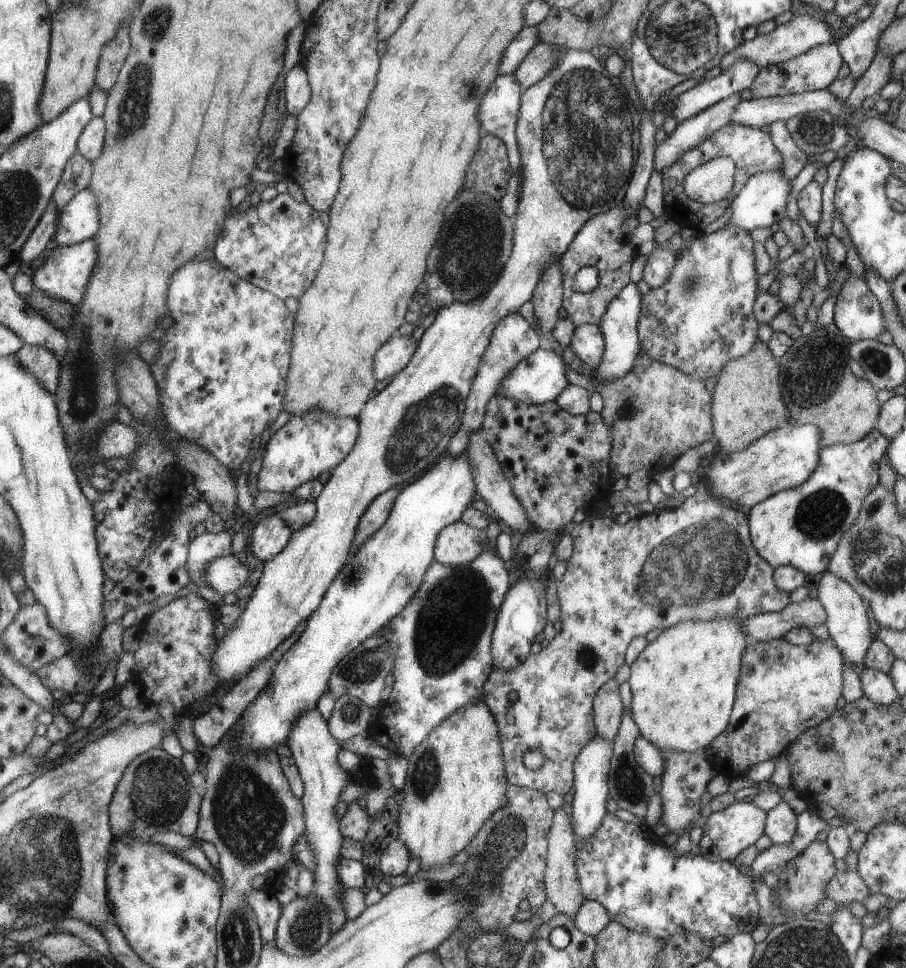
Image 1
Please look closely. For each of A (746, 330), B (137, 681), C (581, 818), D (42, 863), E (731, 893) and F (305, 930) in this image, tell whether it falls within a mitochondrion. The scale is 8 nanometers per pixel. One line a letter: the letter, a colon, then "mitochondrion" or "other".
A: other
B: other
C: other
D: mitochondrion
E: other
F: mitochondrion

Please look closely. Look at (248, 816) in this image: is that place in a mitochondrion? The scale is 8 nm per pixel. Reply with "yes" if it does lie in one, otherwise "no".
yes

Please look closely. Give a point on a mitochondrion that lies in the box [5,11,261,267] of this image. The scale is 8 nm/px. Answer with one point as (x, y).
(141, 76)

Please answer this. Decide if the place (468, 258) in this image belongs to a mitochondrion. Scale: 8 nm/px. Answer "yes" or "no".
yes

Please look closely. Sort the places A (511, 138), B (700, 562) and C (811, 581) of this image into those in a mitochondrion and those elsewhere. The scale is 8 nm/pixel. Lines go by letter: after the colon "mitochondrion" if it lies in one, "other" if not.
A: other
B: mitochondrion
C: other

